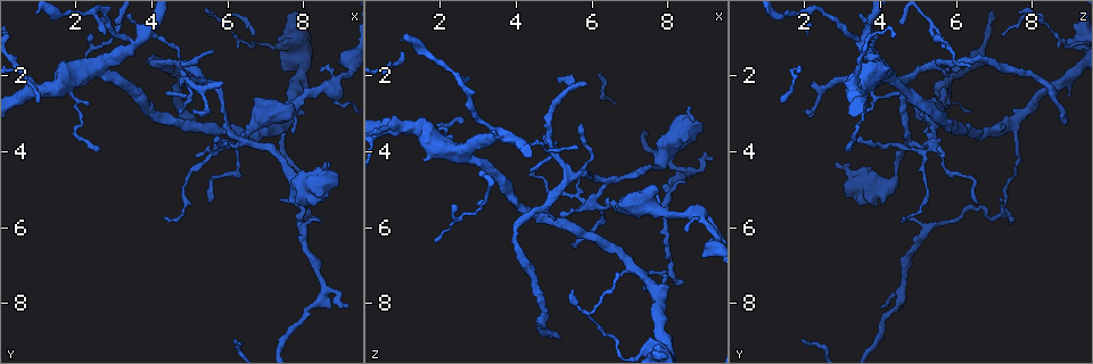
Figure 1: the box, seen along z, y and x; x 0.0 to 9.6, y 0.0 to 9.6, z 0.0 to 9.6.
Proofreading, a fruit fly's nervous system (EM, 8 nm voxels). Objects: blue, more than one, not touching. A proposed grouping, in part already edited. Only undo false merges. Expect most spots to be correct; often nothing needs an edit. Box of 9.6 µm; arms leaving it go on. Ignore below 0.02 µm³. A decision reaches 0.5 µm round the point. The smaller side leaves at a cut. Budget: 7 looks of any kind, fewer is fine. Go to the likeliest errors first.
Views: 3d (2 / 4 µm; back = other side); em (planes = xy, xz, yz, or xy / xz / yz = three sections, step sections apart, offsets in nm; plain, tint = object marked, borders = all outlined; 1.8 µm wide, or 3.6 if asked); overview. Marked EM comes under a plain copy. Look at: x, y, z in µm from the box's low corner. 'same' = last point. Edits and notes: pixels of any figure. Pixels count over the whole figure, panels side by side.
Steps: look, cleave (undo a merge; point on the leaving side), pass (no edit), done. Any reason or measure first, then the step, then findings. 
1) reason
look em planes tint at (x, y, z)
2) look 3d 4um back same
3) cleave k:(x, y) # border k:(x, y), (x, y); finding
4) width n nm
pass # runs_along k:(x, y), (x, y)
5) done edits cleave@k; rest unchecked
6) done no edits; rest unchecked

look 3d 4um at (8.00, 5.60, 7.20)

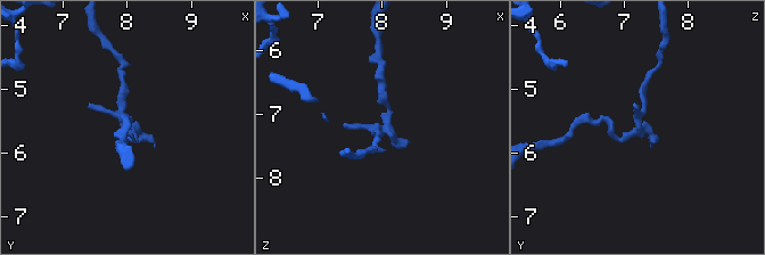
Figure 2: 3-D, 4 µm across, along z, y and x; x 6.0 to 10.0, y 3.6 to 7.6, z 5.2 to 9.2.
look em planes tint at (7.95, 5.60, 7.20)

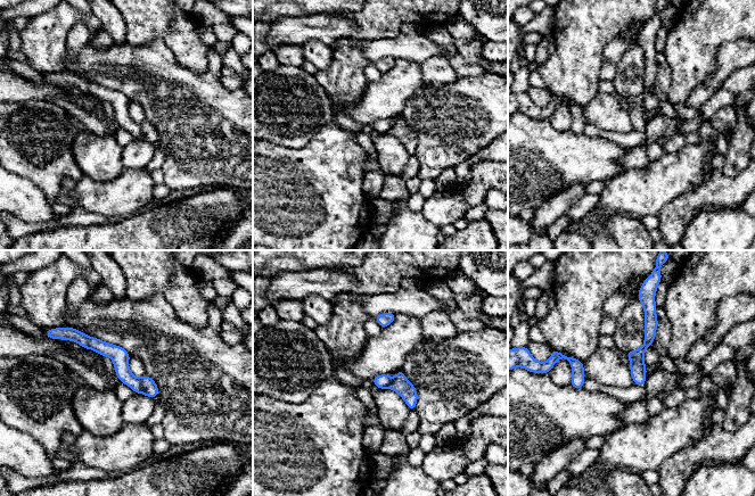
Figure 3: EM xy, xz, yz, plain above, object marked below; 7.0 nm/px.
cleave 3:(149, 387) # two neurons meet here

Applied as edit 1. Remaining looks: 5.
branch point
look em xz step 16 tint at (8.70, 2.25, 5.65)

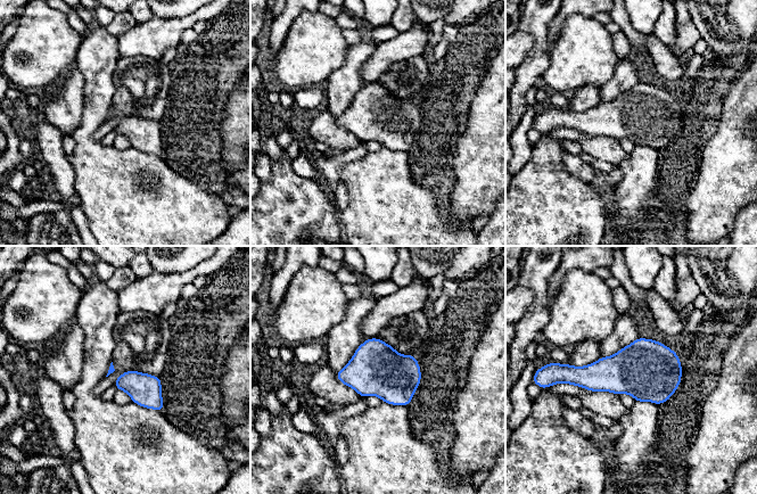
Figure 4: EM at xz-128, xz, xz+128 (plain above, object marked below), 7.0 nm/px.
width 180 nm
pass # all the same neuron

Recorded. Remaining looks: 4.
abrupt turn
look em xy step 8 tint at (2.65, 1.80, 4.05)

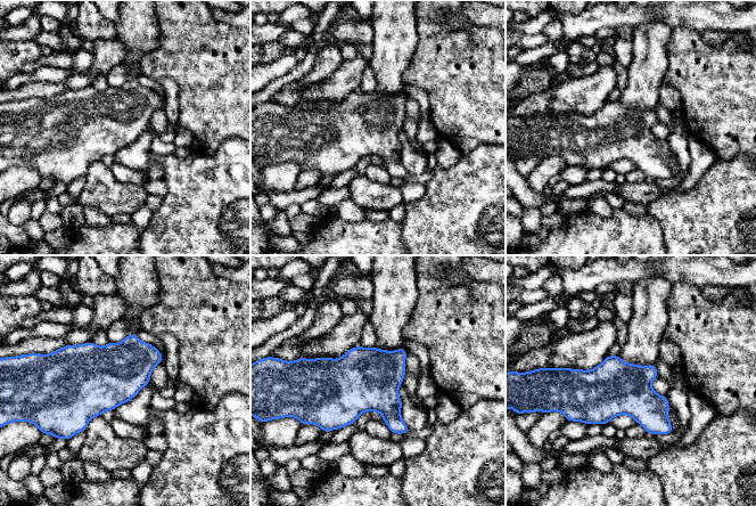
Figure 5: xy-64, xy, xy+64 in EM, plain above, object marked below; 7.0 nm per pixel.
pass # one neuron here

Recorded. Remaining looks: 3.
done edits cleave@3; rest unchecked

